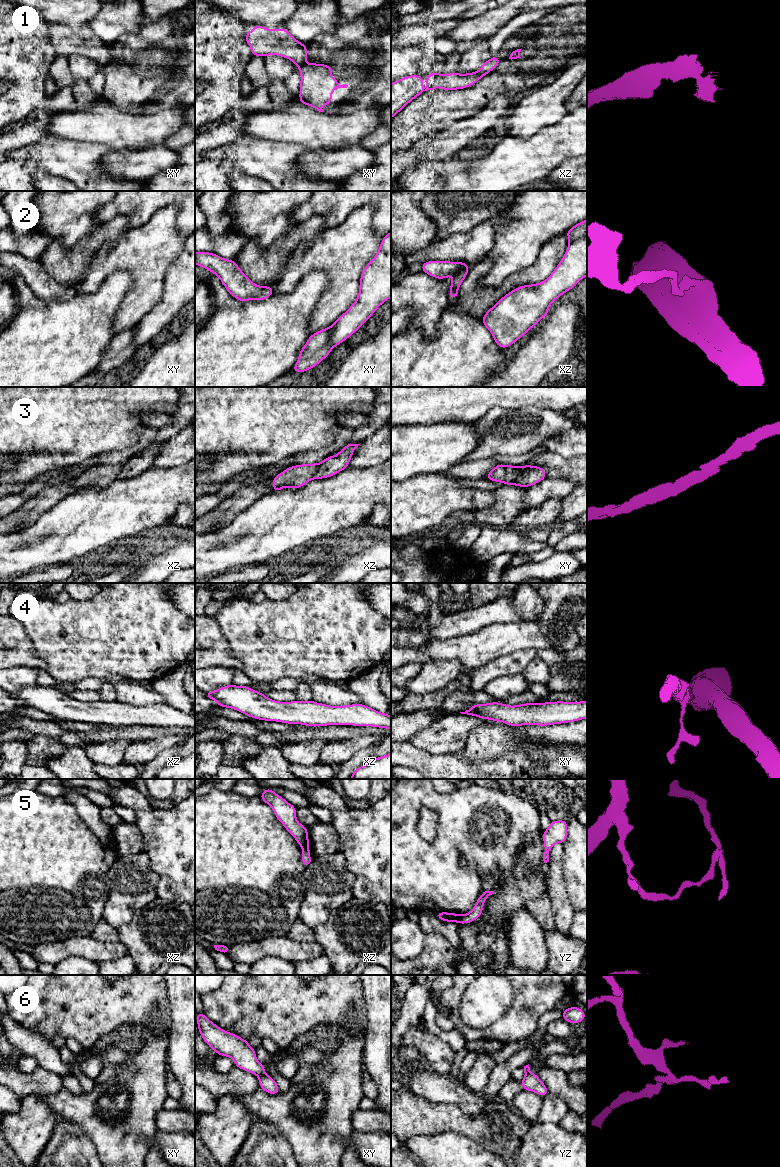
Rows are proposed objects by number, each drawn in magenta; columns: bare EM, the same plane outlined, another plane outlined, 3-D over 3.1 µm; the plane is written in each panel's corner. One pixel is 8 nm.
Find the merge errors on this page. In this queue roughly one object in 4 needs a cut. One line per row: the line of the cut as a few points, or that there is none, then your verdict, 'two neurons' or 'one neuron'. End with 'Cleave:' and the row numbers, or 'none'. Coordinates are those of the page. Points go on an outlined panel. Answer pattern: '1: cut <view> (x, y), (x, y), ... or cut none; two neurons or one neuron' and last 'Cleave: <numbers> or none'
1: cut xy (305, 61), (298, 65); two neurons
2: cut none; one neuron
3: cut none; one neuron
4: cut none; one neuron
5: cut yz (459, 915), (456, 921); two neurons
6: cut xy (263, 1073), (258, 1076); two neurons
Cleave: 1, 5, 6

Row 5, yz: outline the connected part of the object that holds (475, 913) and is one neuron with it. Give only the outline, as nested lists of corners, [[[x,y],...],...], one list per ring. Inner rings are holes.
[[[485,891],[483,892],[477,899],[476,905],[473,907],[473,909],[463,915],[459,915],[457,923],[459,924],[466,924],[471,923],[478,919],[483,911],[485,900],[490,896],[494,894],[493,891]]]

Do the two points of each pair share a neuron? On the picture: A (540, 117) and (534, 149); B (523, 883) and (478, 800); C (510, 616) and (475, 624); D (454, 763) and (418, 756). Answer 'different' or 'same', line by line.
A: different
B: different
C: same
D: same

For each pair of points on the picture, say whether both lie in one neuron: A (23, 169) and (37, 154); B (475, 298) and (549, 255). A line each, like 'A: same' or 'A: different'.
A: different
B: same

